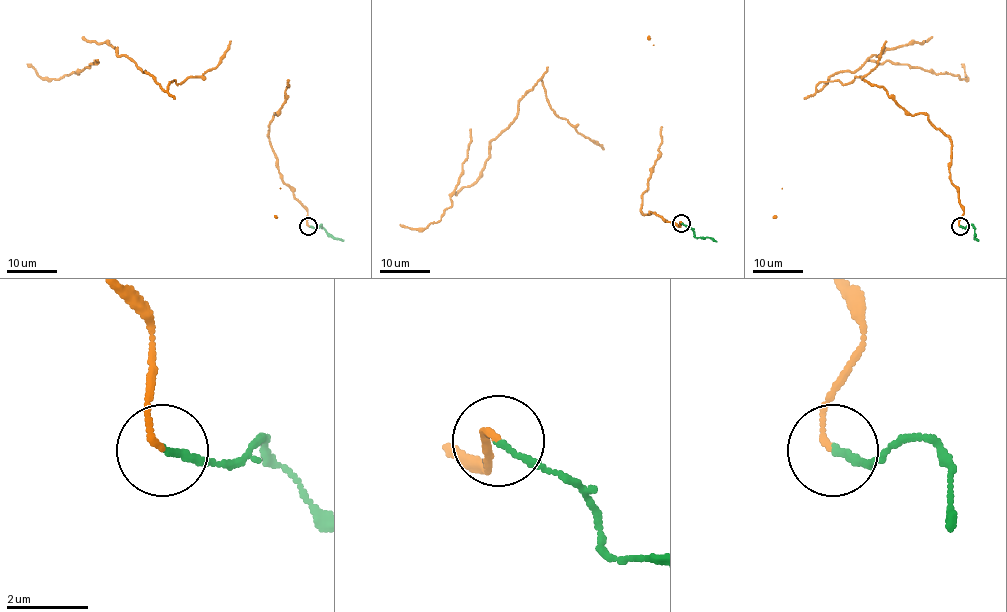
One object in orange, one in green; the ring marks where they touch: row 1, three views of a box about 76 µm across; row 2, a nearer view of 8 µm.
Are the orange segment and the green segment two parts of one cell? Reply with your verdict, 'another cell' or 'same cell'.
same cell

